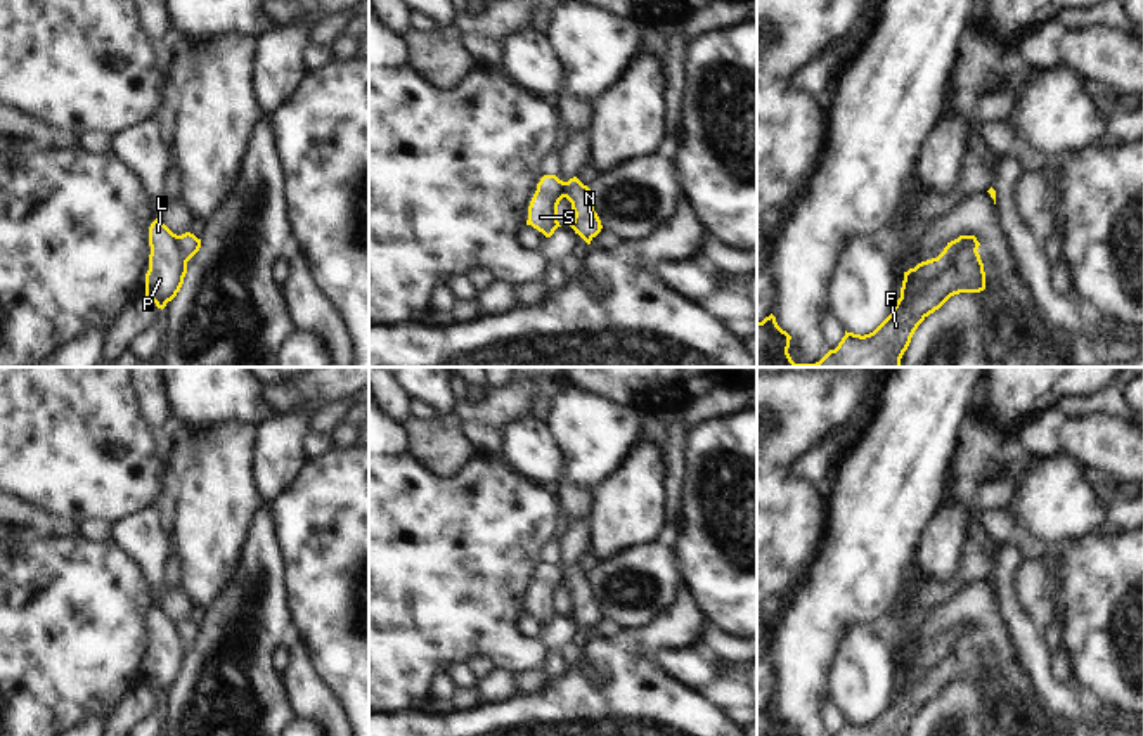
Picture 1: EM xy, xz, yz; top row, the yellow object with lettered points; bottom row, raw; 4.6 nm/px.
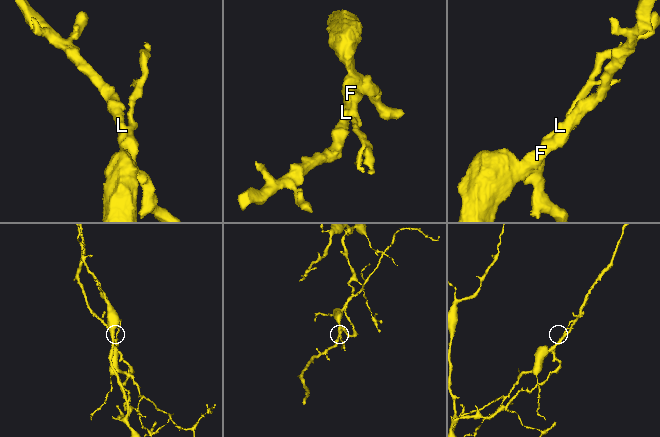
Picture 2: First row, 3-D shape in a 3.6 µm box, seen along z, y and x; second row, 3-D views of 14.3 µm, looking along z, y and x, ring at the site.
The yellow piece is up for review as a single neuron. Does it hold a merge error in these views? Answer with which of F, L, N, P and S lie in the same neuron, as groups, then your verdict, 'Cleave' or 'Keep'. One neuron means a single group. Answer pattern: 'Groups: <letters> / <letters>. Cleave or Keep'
Groups: F L P S / N. Cleave

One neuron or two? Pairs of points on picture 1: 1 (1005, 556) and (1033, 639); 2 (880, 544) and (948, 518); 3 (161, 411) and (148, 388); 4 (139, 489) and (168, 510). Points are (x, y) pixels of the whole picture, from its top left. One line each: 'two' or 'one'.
1: one
2: two
3: one
4: two

